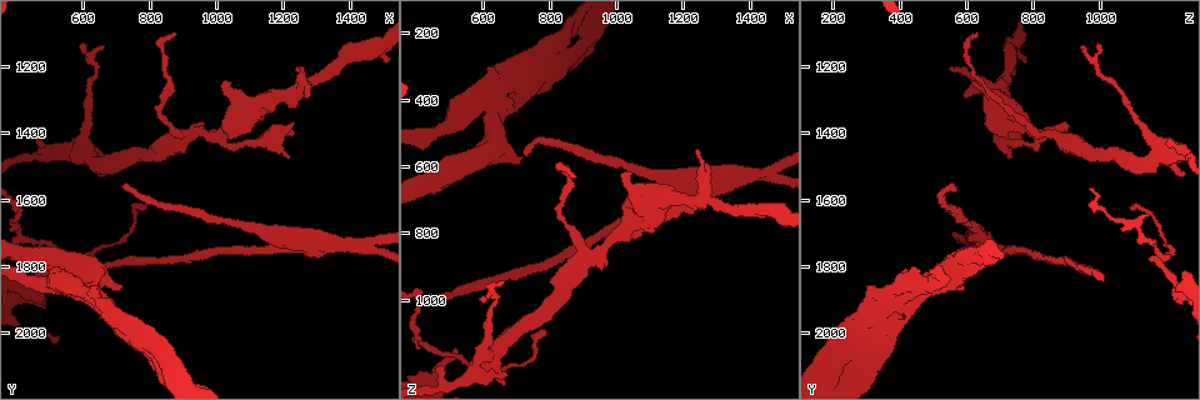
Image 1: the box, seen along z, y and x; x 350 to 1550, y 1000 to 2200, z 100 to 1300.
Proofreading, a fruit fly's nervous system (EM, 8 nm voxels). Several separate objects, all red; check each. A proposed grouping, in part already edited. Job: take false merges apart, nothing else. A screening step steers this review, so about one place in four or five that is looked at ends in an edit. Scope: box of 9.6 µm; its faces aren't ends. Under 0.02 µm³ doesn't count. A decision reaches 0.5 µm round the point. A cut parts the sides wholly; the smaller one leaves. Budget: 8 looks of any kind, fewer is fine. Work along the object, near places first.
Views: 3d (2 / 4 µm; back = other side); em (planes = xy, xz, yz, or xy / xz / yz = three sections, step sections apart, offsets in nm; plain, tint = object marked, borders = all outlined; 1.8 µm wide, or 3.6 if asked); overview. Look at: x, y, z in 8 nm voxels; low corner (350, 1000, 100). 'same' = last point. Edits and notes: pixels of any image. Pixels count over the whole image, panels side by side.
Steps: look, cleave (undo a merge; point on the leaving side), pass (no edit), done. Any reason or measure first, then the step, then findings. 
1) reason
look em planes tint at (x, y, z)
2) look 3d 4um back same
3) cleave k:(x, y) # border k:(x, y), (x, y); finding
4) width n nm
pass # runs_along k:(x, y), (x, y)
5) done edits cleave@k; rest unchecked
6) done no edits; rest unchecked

arms part here
look em yz step 8 tint at (1250, 1270, 700)

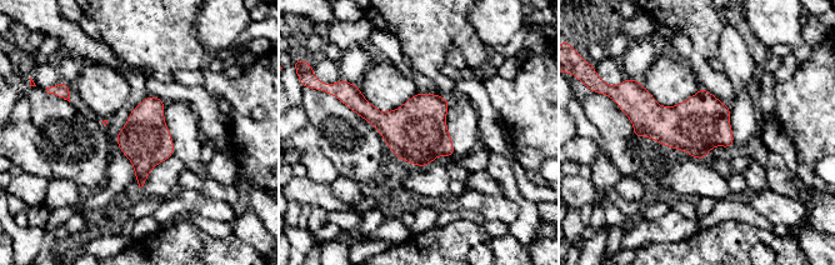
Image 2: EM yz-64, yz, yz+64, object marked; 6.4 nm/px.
pass # continuous, no second neuron

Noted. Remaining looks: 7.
sudden change in width
look 3d 2um at (1000, 1400, 810)

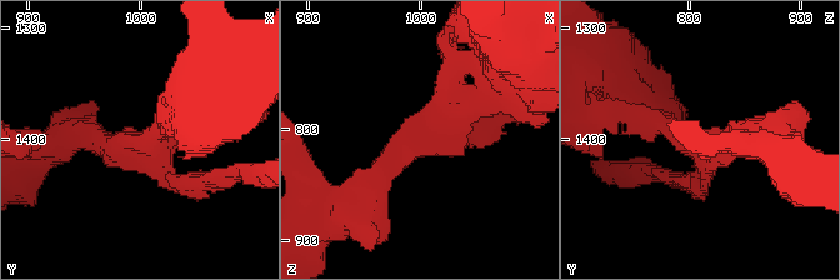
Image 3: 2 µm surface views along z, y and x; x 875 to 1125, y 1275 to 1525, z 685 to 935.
look em 3.6um xz step 8 tint at (1002, 1406, 810)

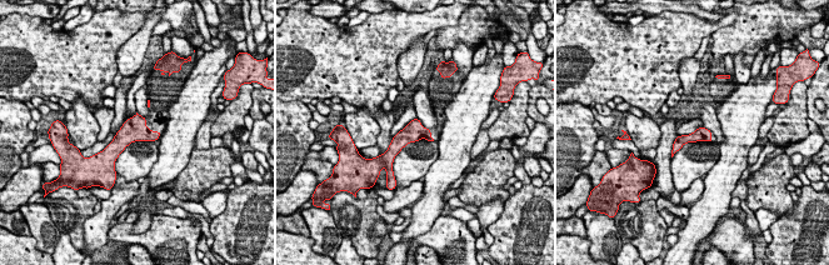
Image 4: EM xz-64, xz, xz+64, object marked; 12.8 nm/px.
look em 3.6um planes borders same

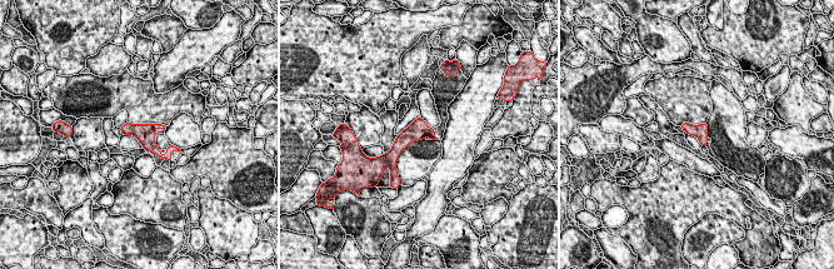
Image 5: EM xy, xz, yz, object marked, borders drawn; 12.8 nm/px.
arms 3
pass # one neuron here

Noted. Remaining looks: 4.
three arms meet
look em xz step 8 tint at (620, 1480, 1160)

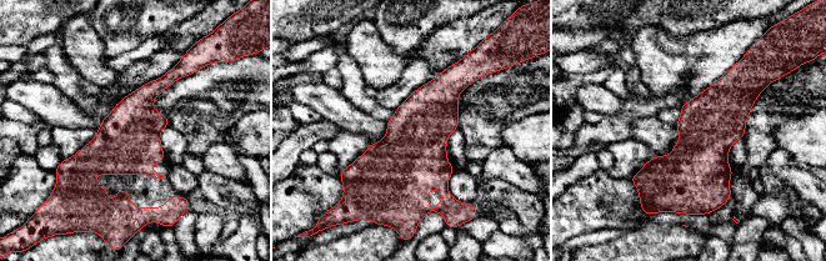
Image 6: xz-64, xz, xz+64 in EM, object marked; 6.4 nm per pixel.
width 400 nm
pass # all the same neuron

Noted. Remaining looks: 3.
done no edits; rest unchecked

